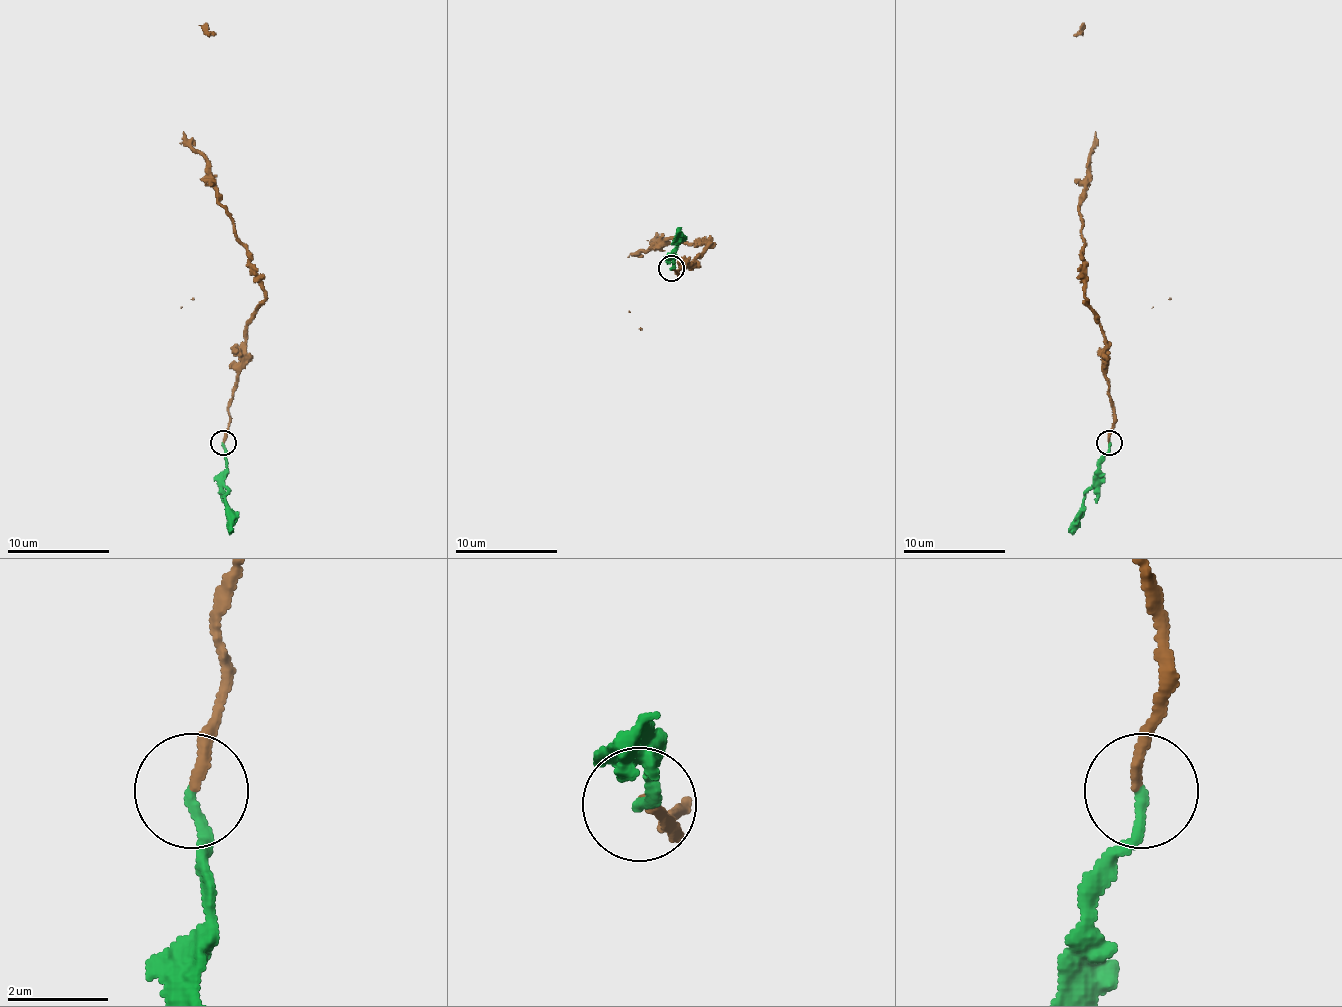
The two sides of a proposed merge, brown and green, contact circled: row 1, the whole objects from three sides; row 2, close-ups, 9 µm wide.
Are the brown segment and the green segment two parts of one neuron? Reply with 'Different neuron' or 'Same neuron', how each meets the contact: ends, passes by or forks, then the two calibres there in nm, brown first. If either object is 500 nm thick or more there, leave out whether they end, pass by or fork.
Same neuron. At the ring brown ends. At the ring green ends. Thickness 220 nm (brown) against 200 nm

